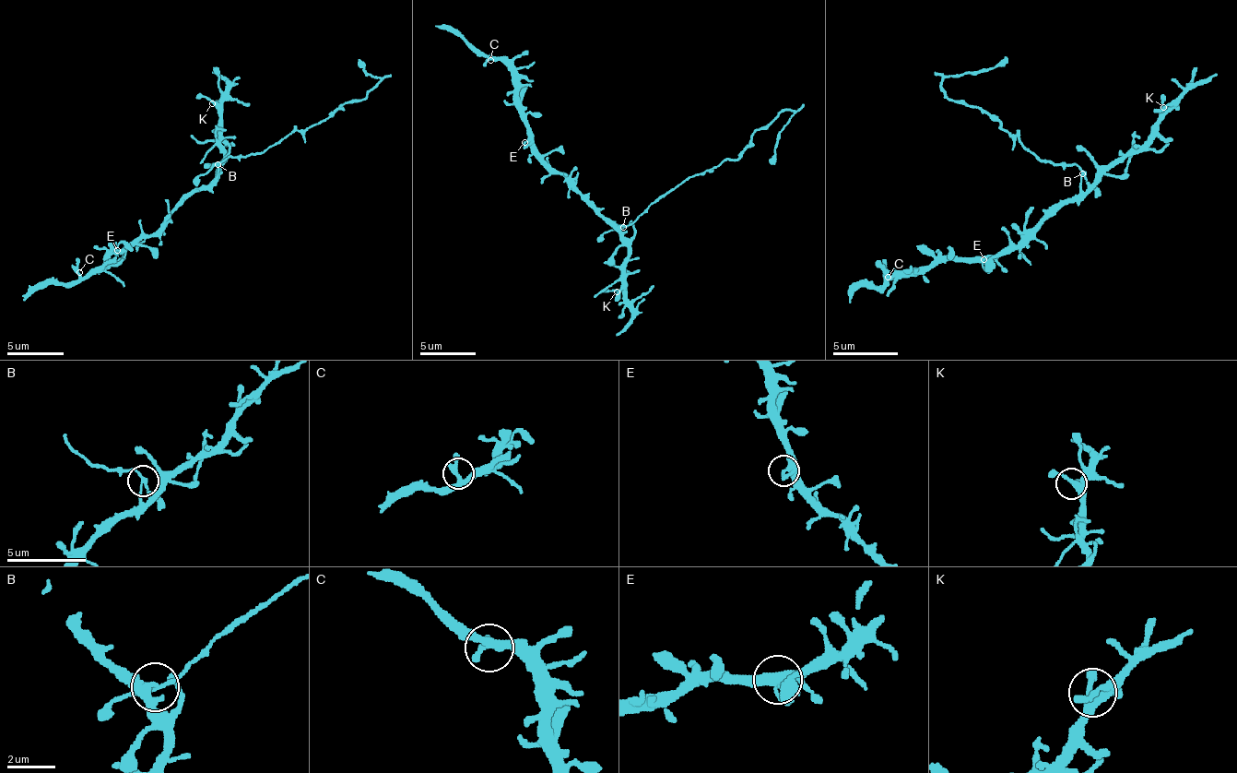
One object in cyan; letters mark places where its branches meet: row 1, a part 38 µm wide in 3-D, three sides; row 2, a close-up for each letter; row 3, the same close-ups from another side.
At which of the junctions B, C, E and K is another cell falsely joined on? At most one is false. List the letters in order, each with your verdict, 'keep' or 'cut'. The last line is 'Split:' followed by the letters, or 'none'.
B: cut
C: keep
E: keep
K: keep
Split: B

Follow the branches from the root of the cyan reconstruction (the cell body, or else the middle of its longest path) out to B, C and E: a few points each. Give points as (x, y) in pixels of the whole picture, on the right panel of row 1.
B: (1078, 191), (1082, 172)
C: (1078, 191), (1018, 245), (1007, 245), (989, 257), (950, 256), (935, 266), (919, 266), (888, 280), (888, 277)
E: (1078, 191), (1048, 215), (1018, 245), (1008, 244), (983, 259)

